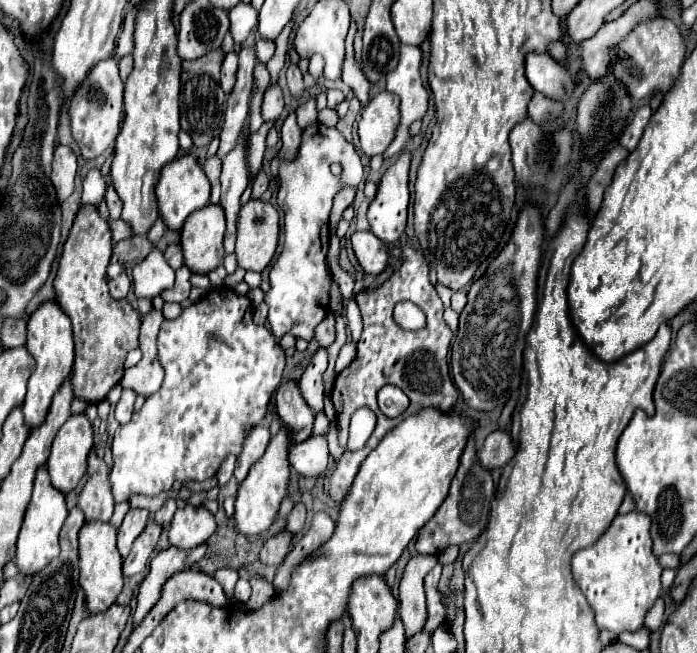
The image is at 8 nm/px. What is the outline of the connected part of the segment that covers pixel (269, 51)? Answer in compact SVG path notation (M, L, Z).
M257 39L257 43L255 43L255 55L257 55L257 59L267 61L269 57L273 57L273 51L275 51L275 43L265 41L265 39Z

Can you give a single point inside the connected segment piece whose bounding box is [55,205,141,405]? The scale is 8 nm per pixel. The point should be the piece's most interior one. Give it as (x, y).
(105, 330)

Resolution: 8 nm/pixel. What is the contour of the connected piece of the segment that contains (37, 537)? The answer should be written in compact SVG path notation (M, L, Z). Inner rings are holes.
M45 467L37 469L35 475L35 487L33 487L33 497L31 503L27 507L25 513L25 521L17 539L17 555L15 555L15 565L21 573L37 573L43 567L47 567L47 563L51 563L51 559L55 559L59 555L59 531L63 527L63 521L67 517L67 505L65 505L65 495L61 491L57 491L51 481L49 481L49 473Z

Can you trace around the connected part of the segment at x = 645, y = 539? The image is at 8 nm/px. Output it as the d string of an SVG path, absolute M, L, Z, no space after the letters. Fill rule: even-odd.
M641 511L617 515L605 535L593 547L581 549L573 555L573 577L591 605L599 629L609 629L615 635L641 629L647 611L661 593L663 569L651 551L653 543L649 535L649 523L651 519L647 519L647 515Z

